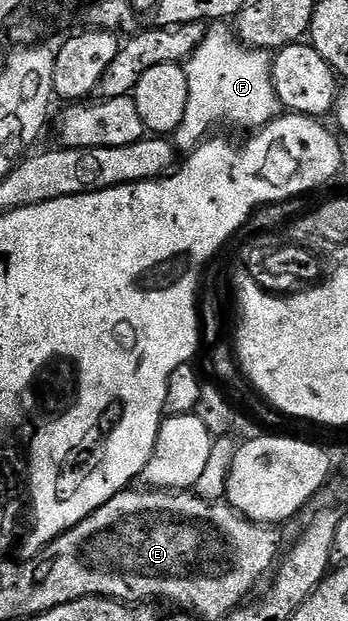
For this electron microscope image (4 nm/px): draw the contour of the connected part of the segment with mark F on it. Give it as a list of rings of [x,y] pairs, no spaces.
[[[208,25],[206,36],[185,63],[189,80],[189,104],[173,135],[176,151],[195,150],[207,141],[214,131],[211,129],[222,122],[228,122],[231,126],[244,126],[247,132],[254,132],[280,117],[279,97],[271,79],[271,60],[272,55],[268,51],[252,50],[243,45],[230,25]]]

